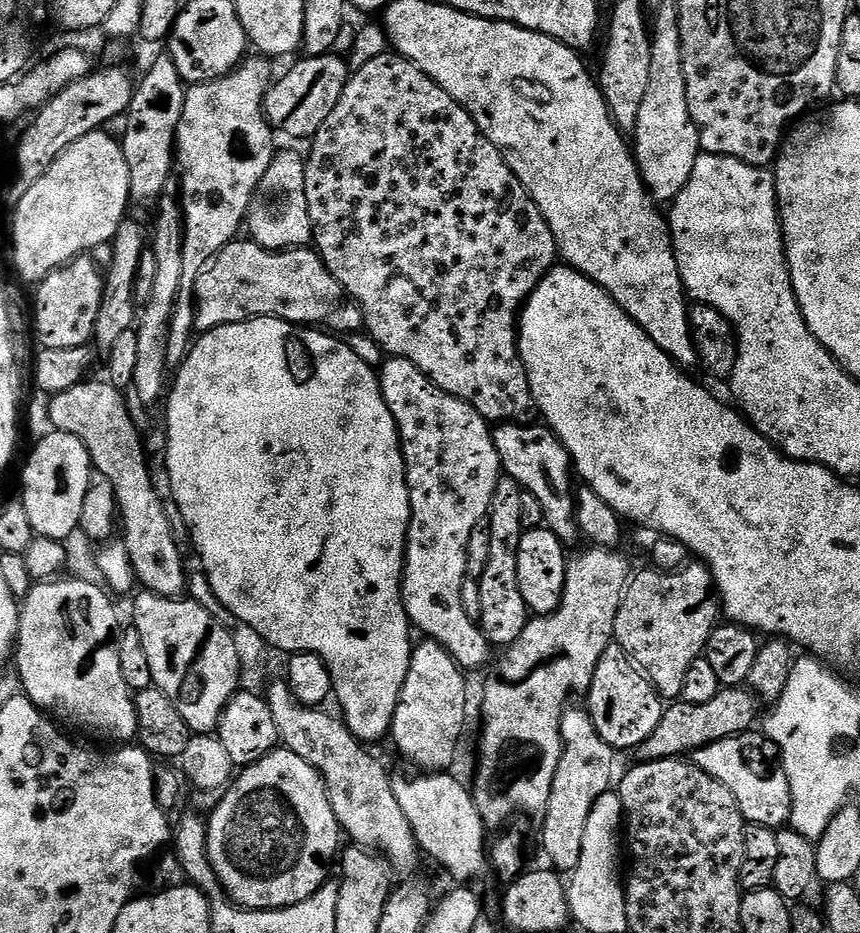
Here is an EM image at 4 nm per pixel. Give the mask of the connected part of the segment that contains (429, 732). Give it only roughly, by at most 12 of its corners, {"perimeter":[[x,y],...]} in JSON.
{"perimeter":[[430,639],[412,665],[390,740],[424,774],[456,760],[465,673]]}

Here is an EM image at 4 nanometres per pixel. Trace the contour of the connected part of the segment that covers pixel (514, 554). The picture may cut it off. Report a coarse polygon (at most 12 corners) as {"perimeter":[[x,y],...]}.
{"perimeter":[[518,510],[493,511],[490,558],[478,578],[478,623],[511,646],[530,619],[518,586],[526,529]]}

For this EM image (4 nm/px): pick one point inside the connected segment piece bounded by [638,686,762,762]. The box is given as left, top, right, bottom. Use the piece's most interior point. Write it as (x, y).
(685, 728)

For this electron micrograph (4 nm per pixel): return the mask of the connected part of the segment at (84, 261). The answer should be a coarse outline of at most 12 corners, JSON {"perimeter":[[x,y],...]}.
{"perimeter":[[77,256],[40,281],[36,332],[54,350],[96,335],[105,273]]}

